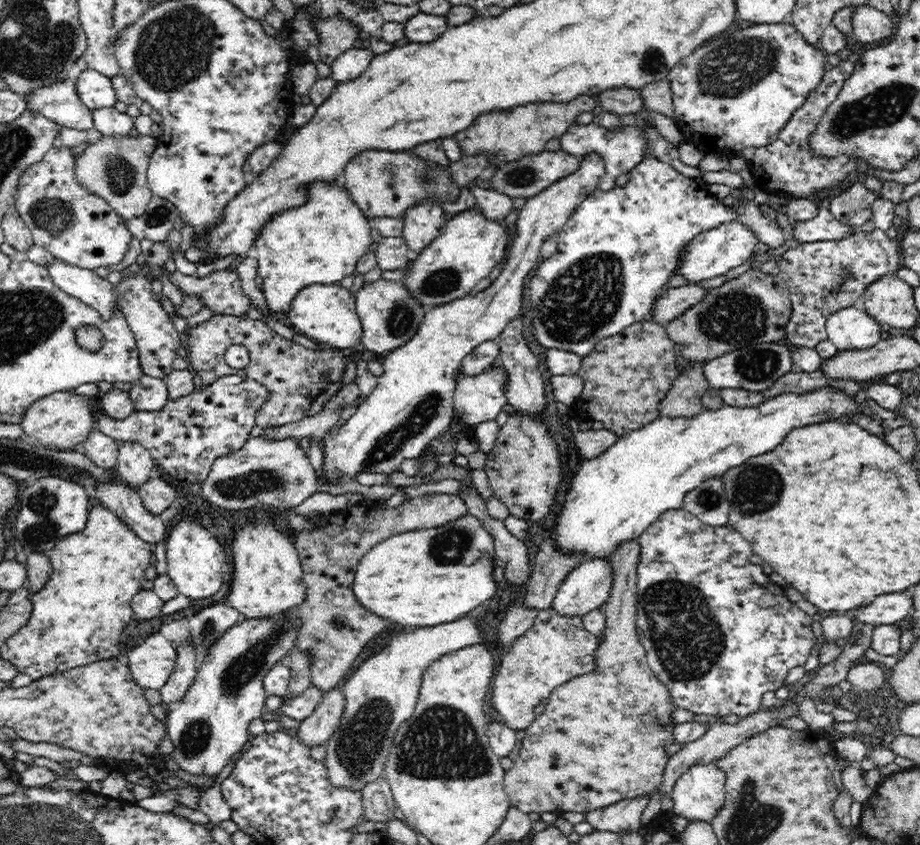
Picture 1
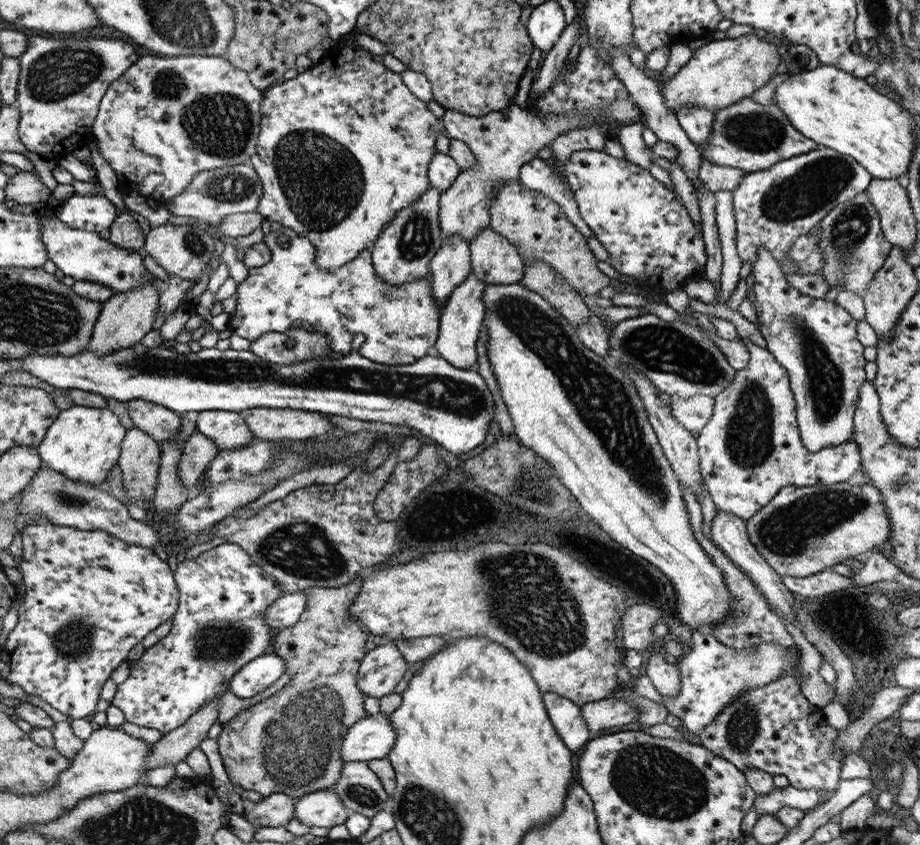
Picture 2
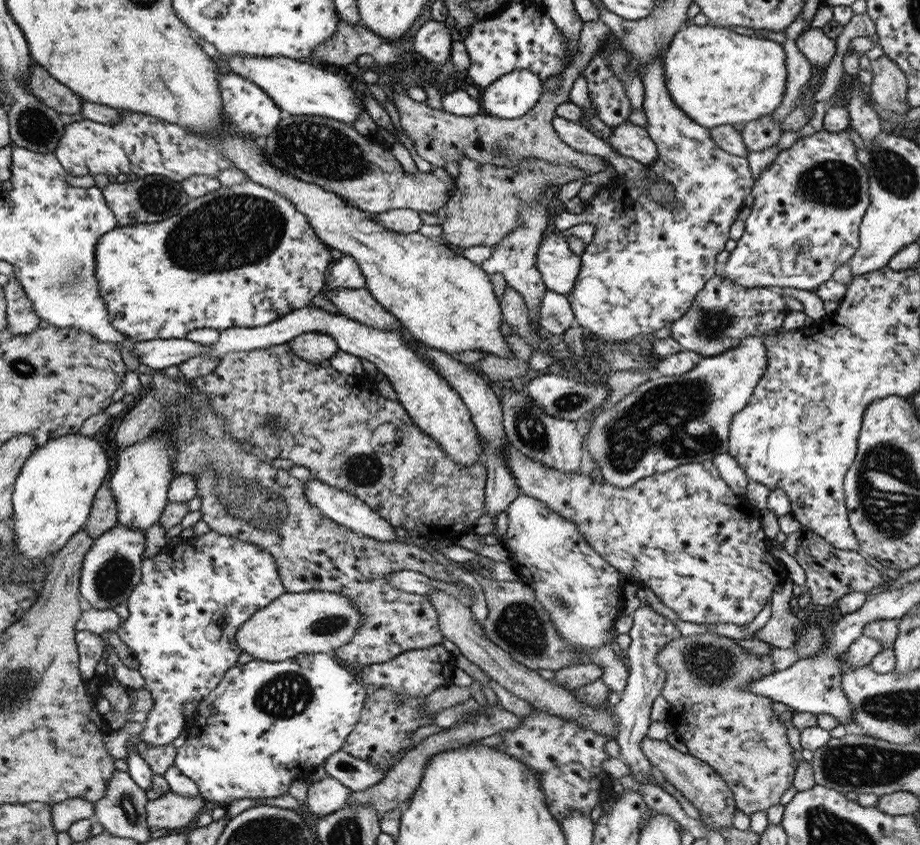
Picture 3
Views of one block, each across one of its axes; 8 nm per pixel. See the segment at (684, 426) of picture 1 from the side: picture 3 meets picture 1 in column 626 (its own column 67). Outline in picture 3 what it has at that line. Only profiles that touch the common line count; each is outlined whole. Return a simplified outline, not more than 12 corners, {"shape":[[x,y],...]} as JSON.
{"shape":[[94,436],[36,447],[11,527],[35,565],[89,520],[110,472]]}

